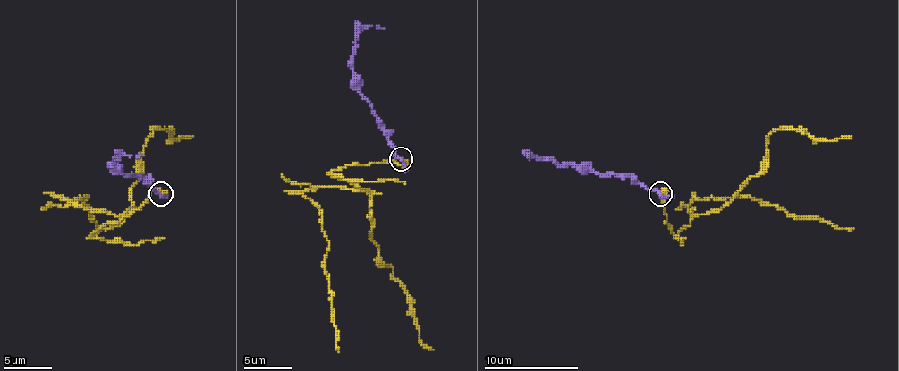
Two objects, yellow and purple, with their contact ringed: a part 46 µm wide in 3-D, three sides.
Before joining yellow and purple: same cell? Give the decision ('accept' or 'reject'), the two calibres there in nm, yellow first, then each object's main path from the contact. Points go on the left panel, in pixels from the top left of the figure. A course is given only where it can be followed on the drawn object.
reject; calibres 140 and 240 nm; course yellow (160, 193), (153, 188), (136, 209), (94, 235), (122, 219), (63, 200), (89, 198), (84, 205), (98, 228); course purple (160, 193), (141, 176), (113, 164), (115, 160), (129, 155), (143, 155)

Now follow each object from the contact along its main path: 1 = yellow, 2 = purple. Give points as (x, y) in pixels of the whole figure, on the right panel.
1: (659, 193), (666, 190), (666, 222), (676, 235), (688, 226), (688, 205), (711, 198), (745, 198), (853, 228)
2: (659, 193), (629, 176), (579, 169), (572, 164), (538, 160), (527, 155), (530, 155)

